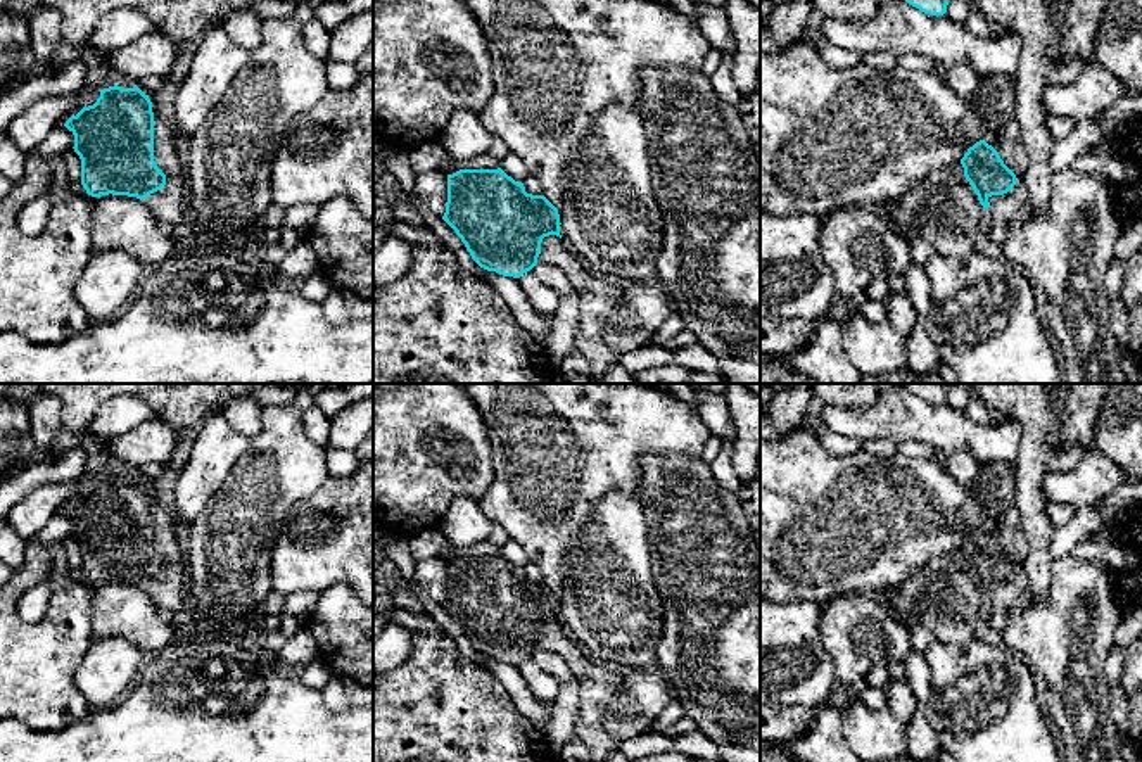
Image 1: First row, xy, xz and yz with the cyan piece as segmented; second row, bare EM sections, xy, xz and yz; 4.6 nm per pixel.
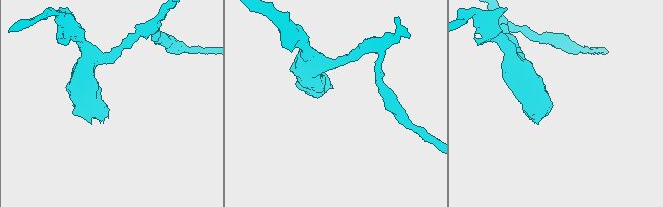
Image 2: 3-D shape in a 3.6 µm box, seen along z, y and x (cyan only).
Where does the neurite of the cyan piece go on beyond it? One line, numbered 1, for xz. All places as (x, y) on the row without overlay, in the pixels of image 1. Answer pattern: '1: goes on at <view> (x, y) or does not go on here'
1: goes on at xz (600, 683)

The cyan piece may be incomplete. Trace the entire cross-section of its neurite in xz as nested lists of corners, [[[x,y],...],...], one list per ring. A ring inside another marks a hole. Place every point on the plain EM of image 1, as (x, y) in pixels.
[[[501,555],[460,556],[447,562],[447,589],[442,606],[456,619],[472,646],[487,658],[520,665],[536,651],[560,655],[581,683],[581,707],[574,729],[574,740],[581,741],[593,762],[603,762],[619,748],[603,727],[603,715],[619,693],[625,672],[601,665],[586,650],[567,638],[560,622],[558,596],[544,584],[525,579],[523,570],[515,568]]]

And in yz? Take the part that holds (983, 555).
[[[990,501],[988,518],[980,529],[968,536],[961,551],[964,555],[966,567],[978,582],[980,591],[987,596],[988,613],[1009,613],[1014,610],[1021,594],[1030,586],[1025,567],[1030,543],[1018,508],[1002,501]]]

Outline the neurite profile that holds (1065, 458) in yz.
[[[1059,446],[1047,461],[1049,472],[1069,472],[1087,456],[1087,449],[1080,446]]]

